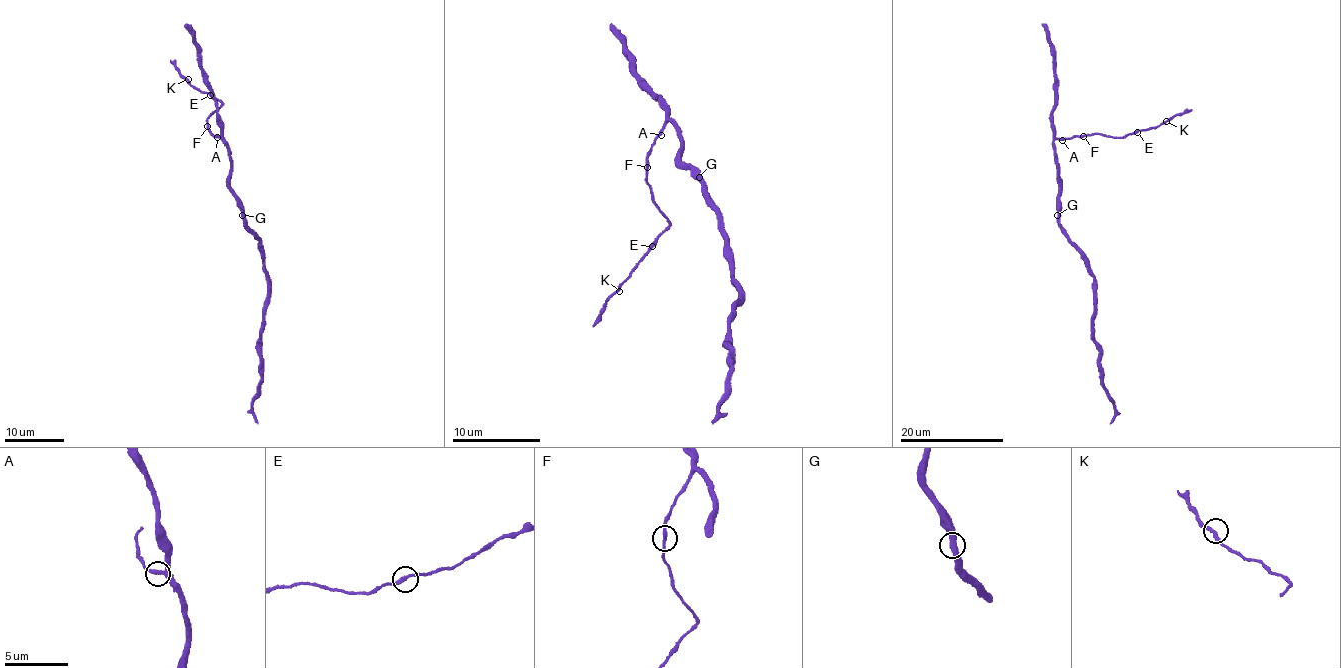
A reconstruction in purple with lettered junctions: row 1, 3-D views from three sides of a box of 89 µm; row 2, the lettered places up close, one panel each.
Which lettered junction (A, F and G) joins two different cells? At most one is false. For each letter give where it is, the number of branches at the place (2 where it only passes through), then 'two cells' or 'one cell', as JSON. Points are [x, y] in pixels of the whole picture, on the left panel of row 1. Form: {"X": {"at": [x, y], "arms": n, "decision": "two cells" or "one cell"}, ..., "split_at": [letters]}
{"A": {"at": [217, 137], "arms": 2, "decision": "one cell"}, "F": {"at": [207, 126], "arms": 2, "decision": "one cell"}, "G": {"at": [242, 215], "arms": 2, "decision": "one cell"}, "split_at": []}

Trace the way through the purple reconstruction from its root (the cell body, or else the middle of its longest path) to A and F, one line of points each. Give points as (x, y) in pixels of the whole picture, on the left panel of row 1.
A: (244, 214), (242, 203), (229, 182), (229, 145), (223, 138), (217, 137)
F: (244, 214), (242, 203), (229, 182), (229, 145), (223, 138), (213, 135), (208, 126)

